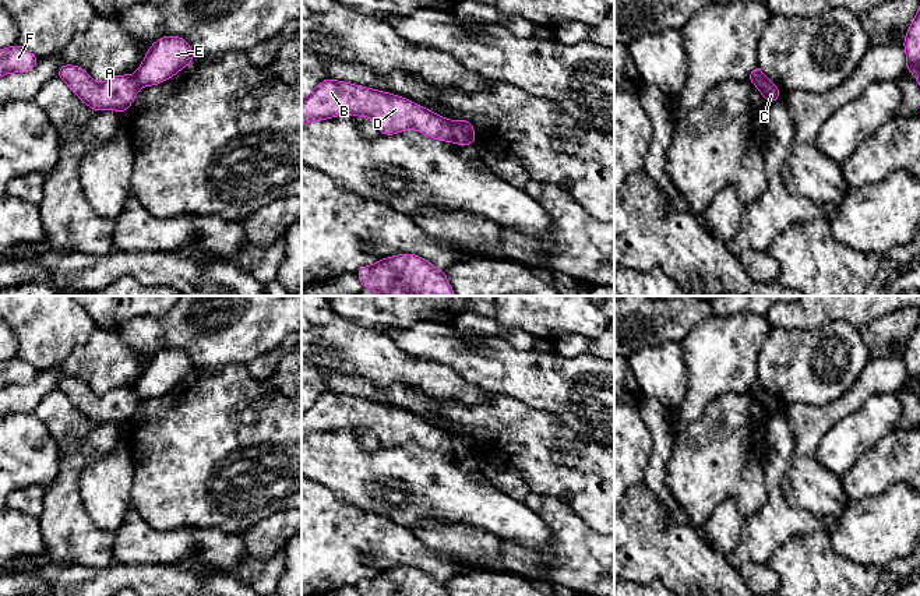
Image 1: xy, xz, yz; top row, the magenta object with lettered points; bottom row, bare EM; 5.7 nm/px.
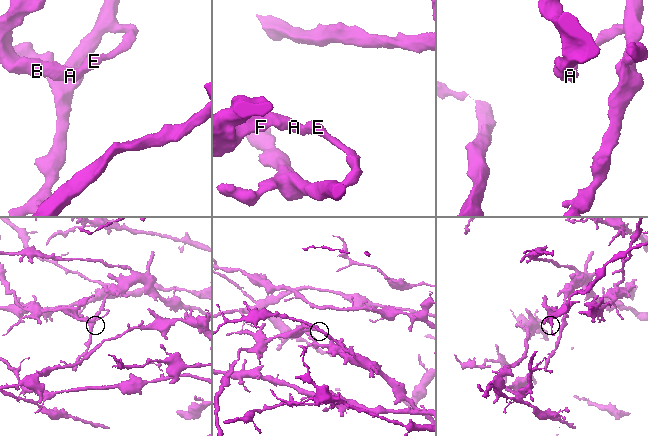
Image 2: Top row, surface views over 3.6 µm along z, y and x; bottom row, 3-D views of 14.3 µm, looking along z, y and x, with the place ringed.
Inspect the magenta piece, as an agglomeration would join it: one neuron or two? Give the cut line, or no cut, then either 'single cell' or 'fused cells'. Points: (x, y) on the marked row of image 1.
xz (450, 122), (455, 141) | fused cells

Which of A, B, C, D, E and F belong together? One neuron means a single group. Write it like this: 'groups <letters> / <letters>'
groups A B C D F / E

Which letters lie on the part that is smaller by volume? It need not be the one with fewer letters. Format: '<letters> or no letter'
A, B, C, D, F

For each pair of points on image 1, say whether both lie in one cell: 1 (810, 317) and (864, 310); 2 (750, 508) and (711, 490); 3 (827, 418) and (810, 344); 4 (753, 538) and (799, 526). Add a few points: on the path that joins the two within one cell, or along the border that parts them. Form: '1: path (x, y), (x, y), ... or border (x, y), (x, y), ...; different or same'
1: path (824, 310), (850, 310); same
2: path (742, 498), (733, 490), (721, 490); same
3: border (852, 387), (825, 405), (790, 405); different
4: path (764, 533), (774, 526), (788, 526); same

